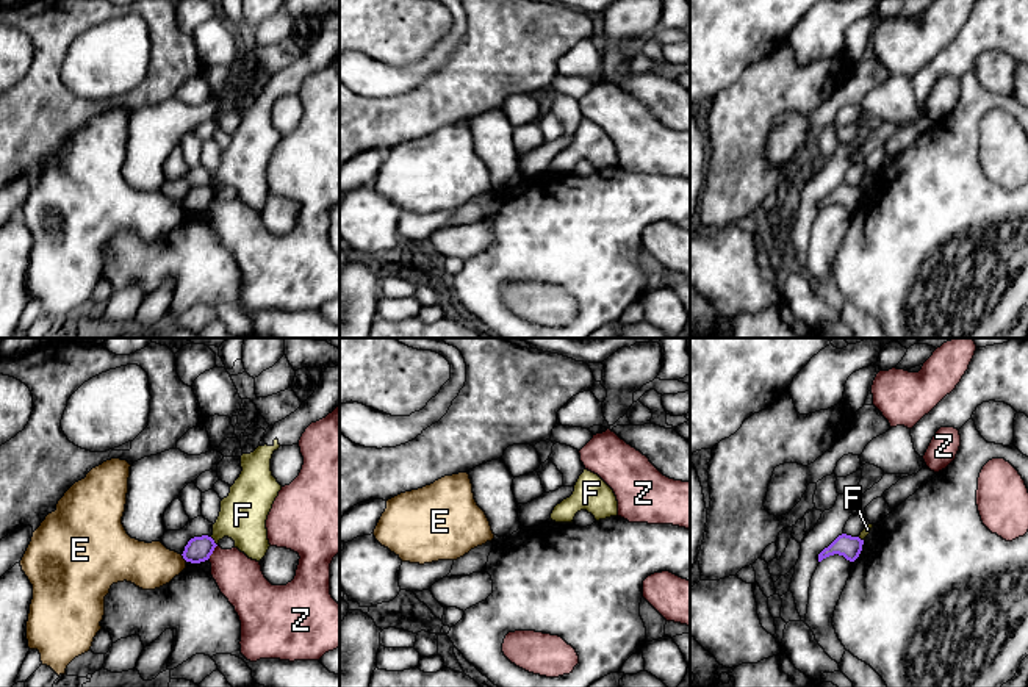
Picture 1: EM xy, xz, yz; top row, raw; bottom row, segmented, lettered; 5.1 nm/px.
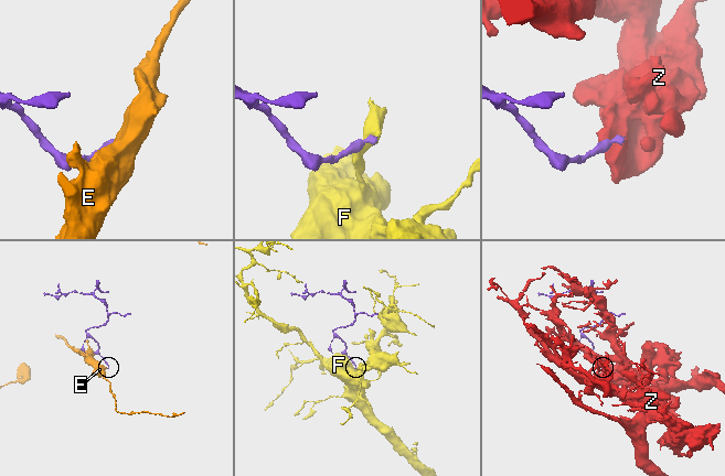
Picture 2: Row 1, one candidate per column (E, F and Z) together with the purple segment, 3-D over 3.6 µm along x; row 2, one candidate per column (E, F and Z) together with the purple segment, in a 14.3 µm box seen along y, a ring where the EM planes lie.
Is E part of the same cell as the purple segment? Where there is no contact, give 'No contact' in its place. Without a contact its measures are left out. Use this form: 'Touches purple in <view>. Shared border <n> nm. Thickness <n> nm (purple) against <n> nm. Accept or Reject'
Touches purple in xy. Shared border 50 nm. Thickness 130 nm (purple) against 240 nm. Reject

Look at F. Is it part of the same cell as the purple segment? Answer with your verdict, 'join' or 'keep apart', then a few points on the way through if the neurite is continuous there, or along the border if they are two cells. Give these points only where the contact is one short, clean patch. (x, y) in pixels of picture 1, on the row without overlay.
keep apart | along xy (210, 187), (216, 194)

